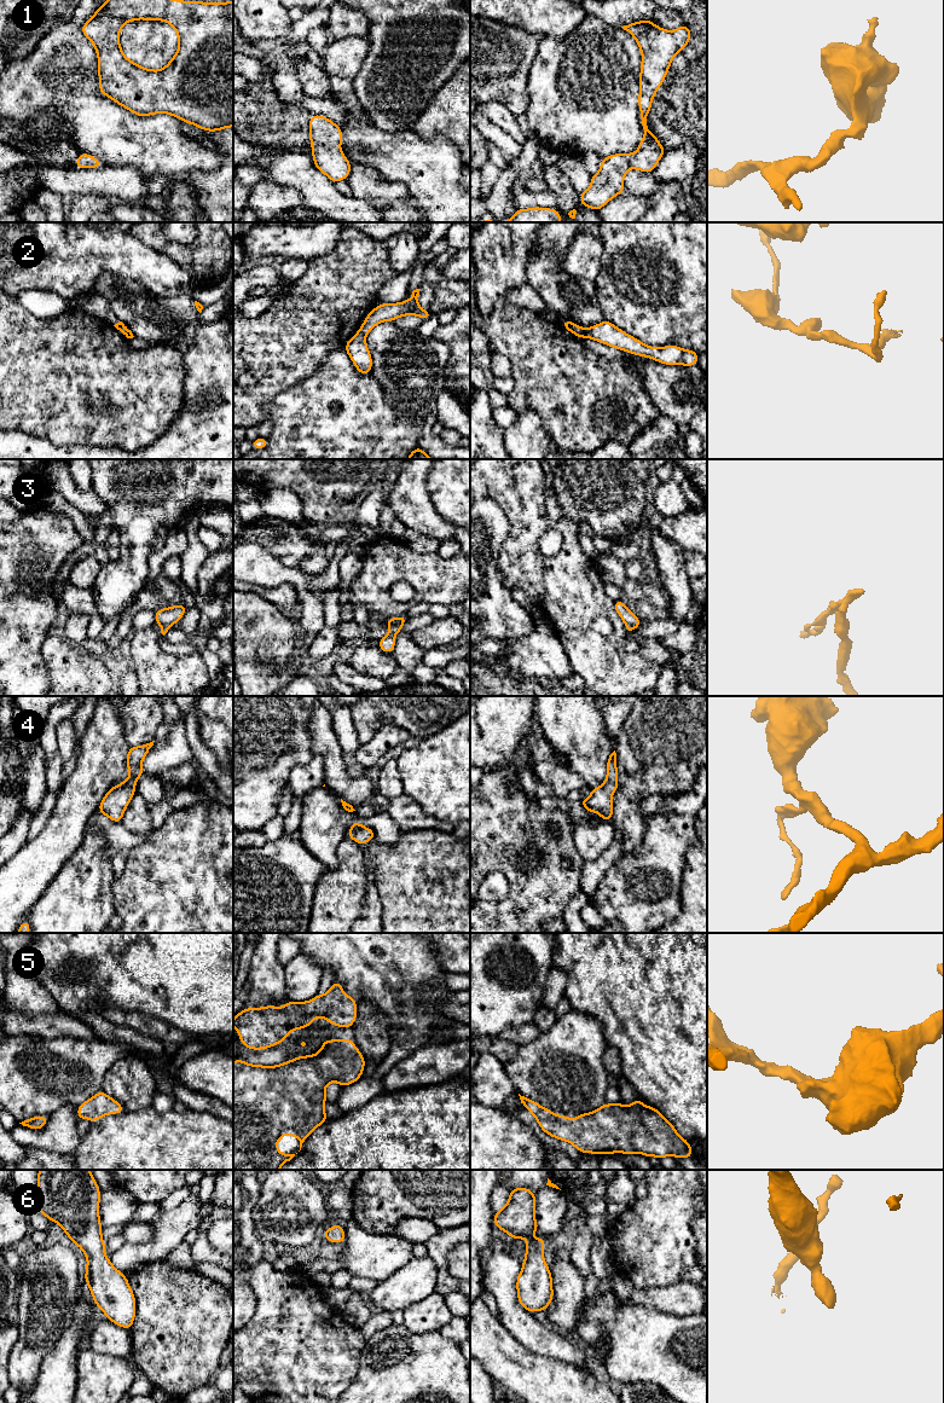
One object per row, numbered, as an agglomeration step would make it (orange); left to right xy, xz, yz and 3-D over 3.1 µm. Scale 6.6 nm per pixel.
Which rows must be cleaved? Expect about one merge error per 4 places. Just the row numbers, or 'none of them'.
2, 3

